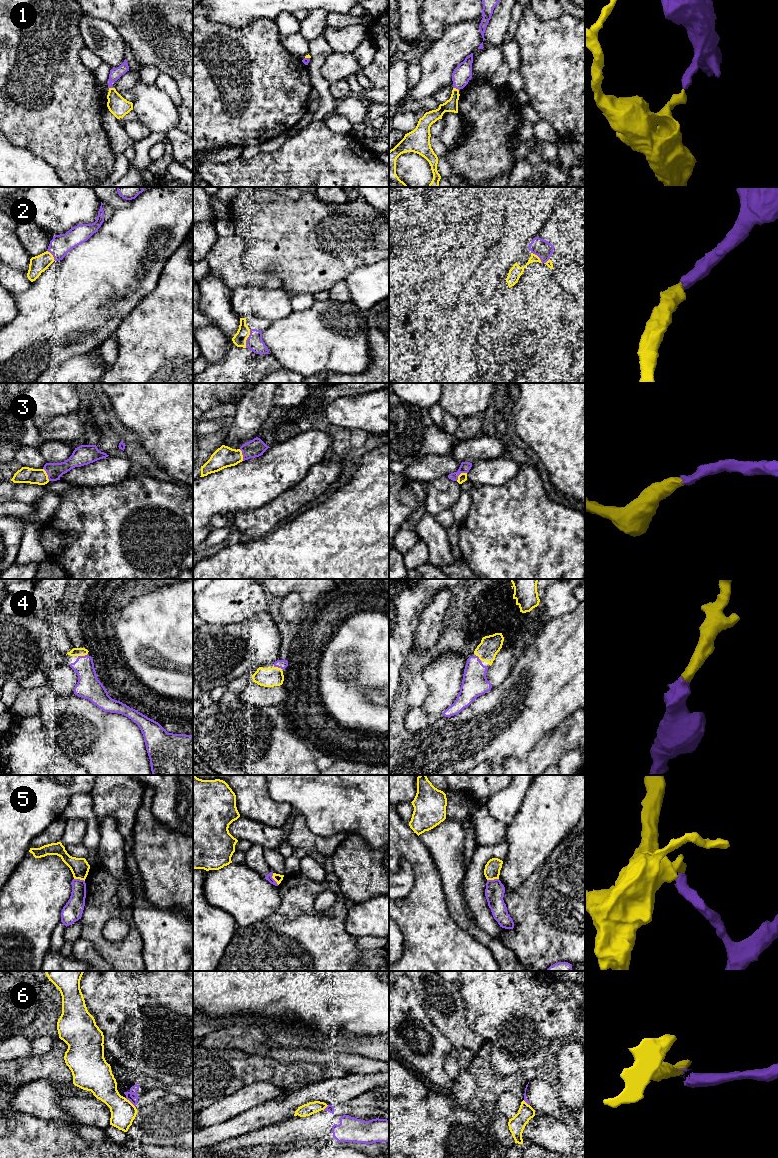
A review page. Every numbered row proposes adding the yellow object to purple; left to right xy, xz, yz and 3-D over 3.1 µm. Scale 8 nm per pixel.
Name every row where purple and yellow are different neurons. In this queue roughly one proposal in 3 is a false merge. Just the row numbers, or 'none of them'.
5, 6

